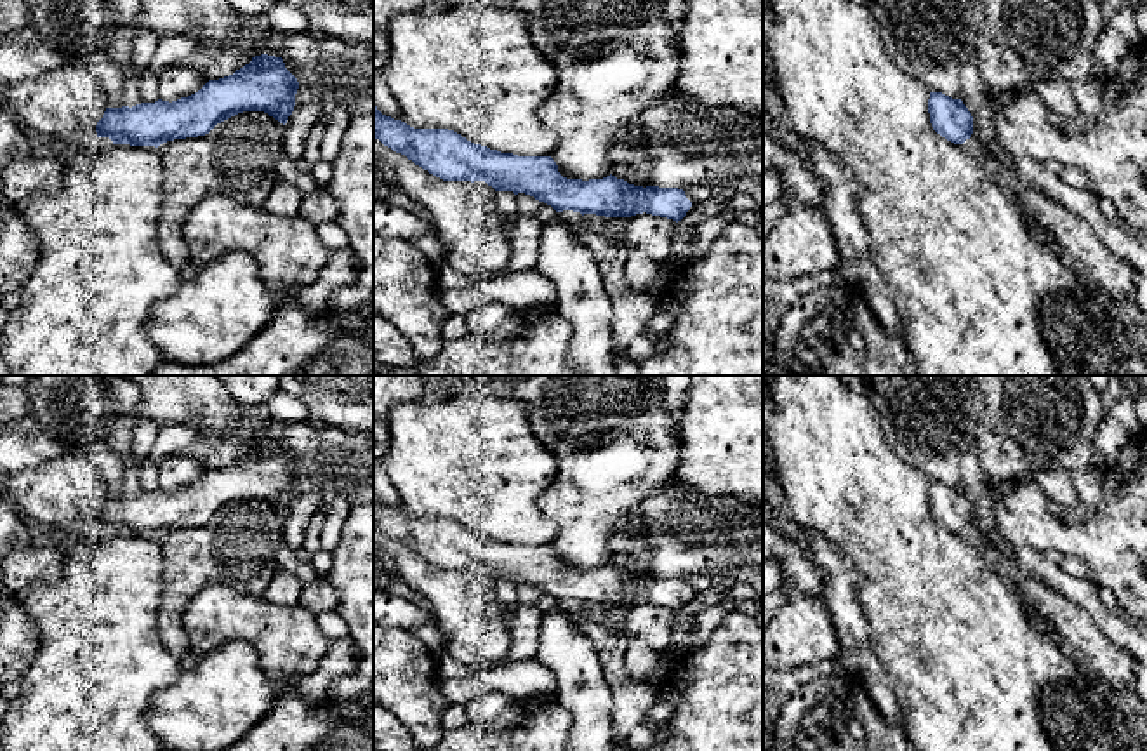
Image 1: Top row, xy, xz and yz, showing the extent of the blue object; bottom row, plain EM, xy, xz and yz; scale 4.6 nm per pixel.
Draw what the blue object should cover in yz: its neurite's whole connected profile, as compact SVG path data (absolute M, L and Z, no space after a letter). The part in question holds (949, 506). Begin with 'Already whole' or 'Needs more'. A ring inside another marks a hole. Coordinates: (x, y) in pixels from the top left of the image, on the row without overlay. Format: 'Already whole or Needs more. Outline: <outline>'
Already whole. Outline: M930 482L930 513L937 523L954 534L963 534L973 523L973 506L961 488Z

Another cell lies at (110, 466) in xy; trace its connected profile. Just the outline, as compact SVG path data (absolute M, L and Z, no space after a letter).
M94 450L89 457L106 483L106 497L122 497L123 466L120 457L108 450Z

